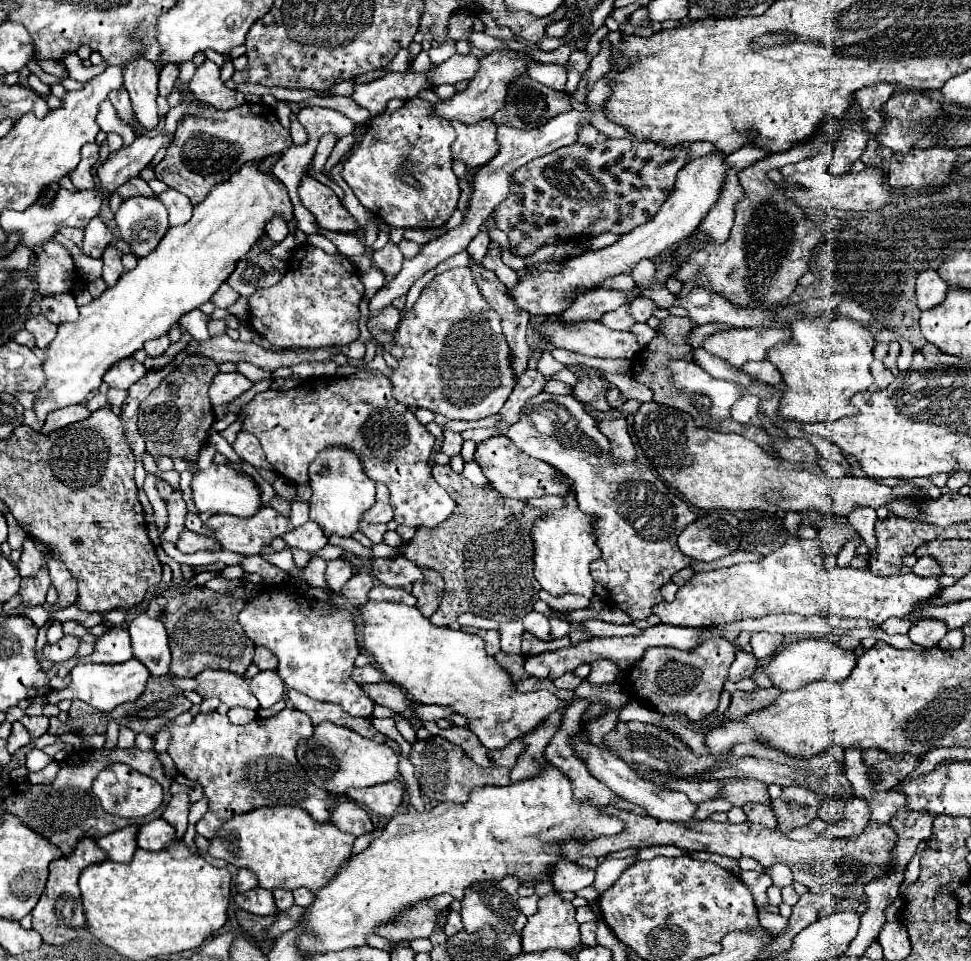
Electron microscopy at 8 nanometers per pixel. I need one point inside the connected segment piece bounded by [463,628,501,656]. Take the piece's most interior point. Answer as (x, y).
(491, 638)

